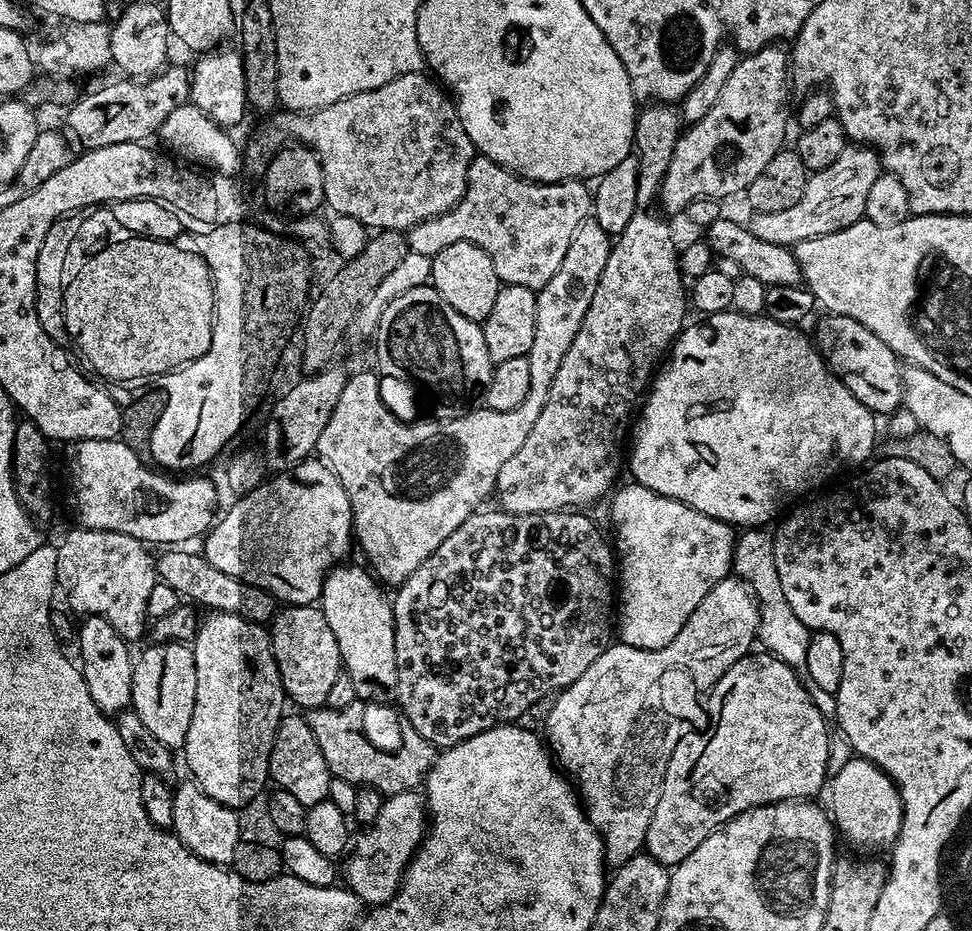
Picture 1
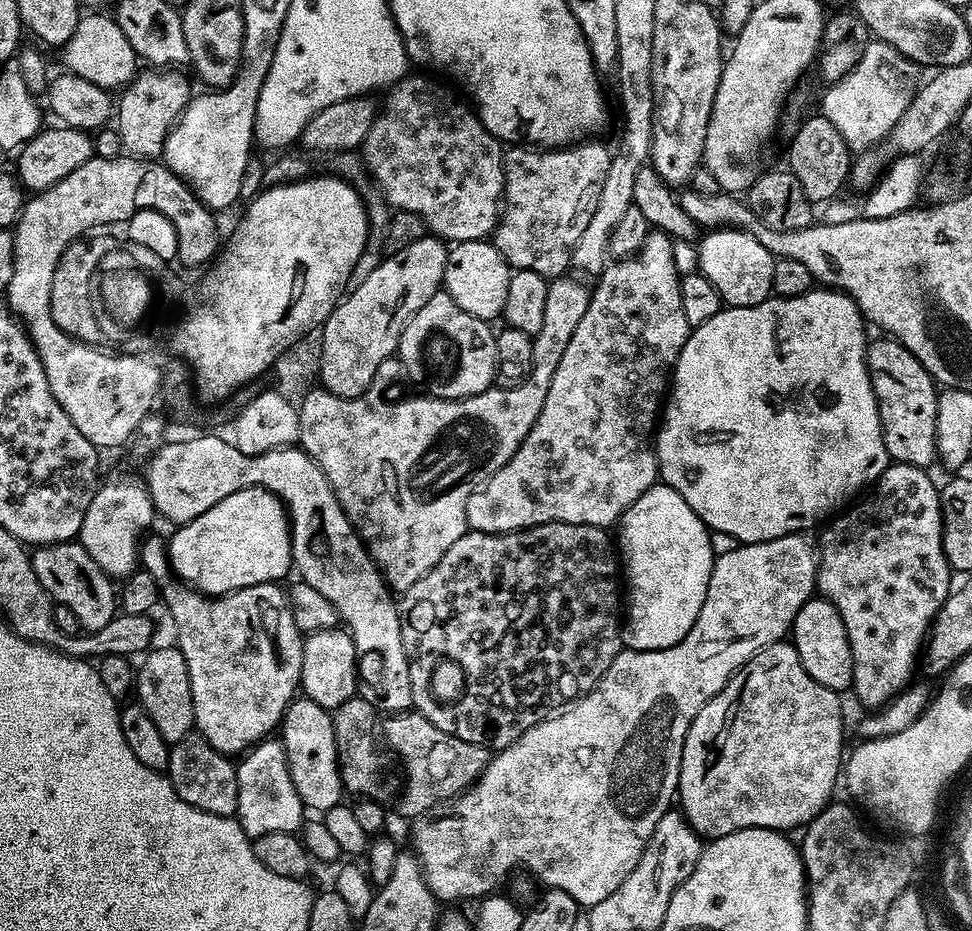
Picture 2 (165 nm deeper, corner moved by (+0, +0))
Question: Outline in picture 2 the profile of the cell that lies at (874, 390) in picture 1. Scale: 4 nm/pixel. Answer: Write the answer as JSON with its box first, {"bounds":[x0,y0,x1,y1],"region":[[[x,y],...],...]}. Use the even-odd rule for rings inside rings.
{"bounds":[866,339,938,469],"region":[[[873,339],[866,349],[868,372],[872,375],[872,389],[876,405],[880,408],[880,425],[884,431],[884,445],[889,457],[898,464],[913,464],[915,468],[927,469],[936,455],[936,398],[938,388],[932,385],[933,377],[923,368],[922,360],[911,347],[900,345],[896,340]]]}

